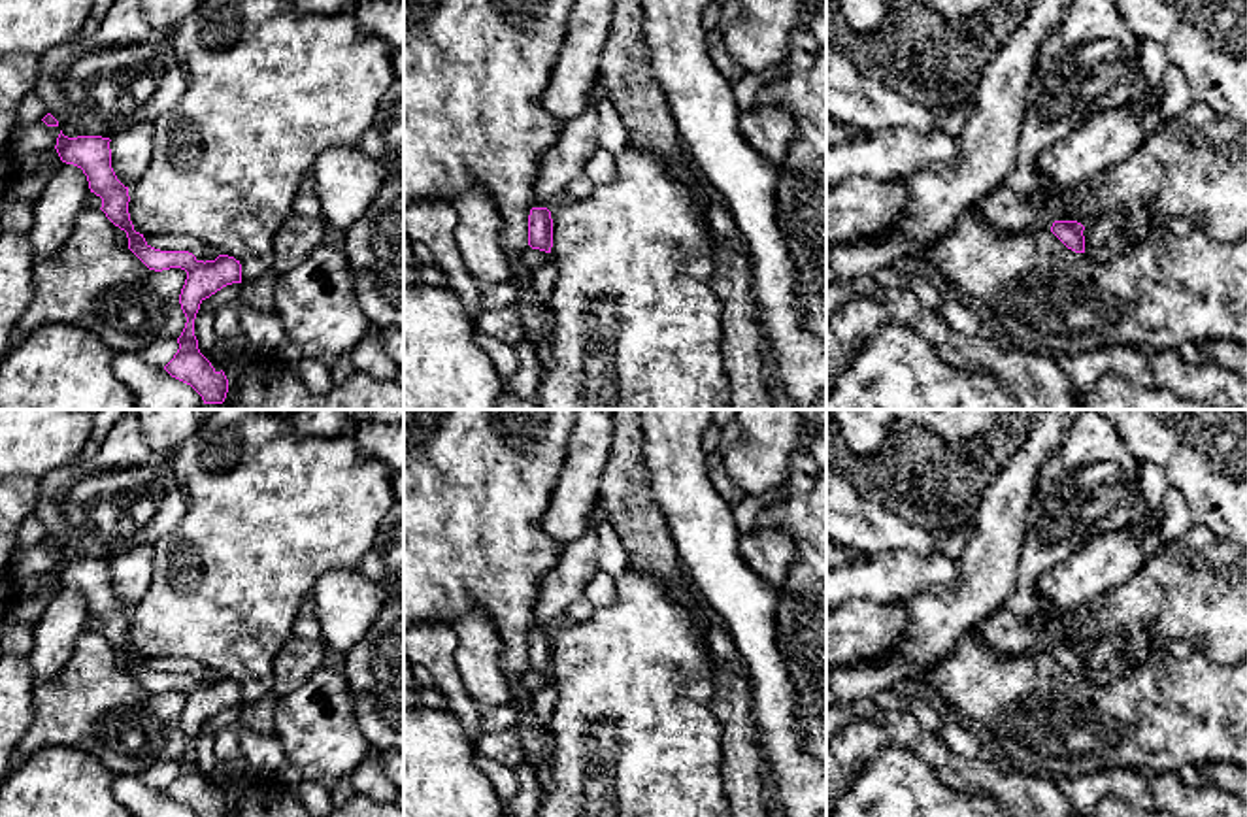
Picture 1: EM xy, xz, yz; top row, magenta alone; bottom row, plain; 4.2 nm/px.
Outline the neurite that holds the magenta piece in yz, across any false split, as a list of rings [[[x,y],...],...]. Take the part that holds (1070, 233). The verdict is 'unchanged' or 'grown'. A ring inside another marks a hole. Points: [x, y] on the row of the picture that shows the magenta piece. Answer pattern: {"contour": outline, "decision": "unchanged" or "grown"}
{"contour": [[[1055,221],[1051,232],[1072,251],[1085,253],[1085,226],[1077,221]]], "decision": "unchanged"}

